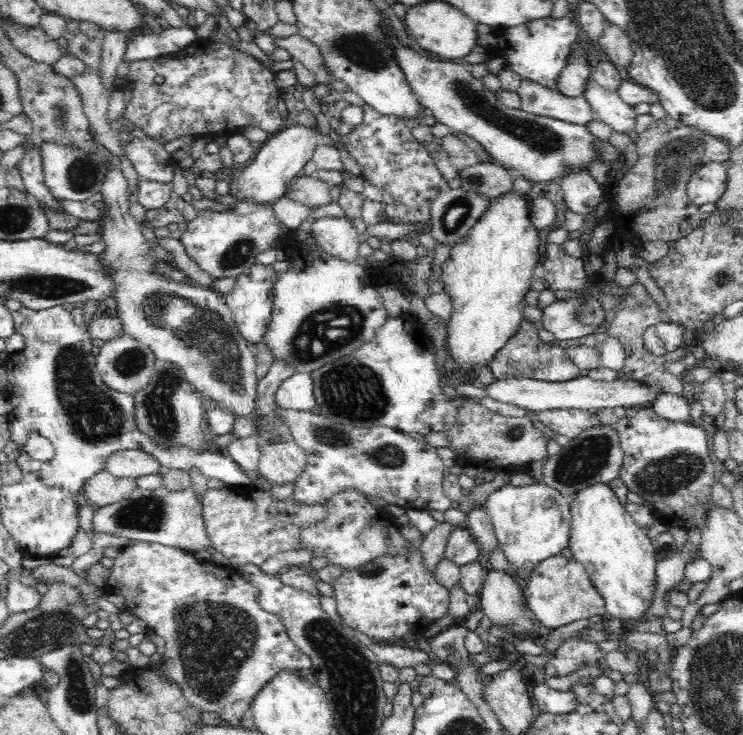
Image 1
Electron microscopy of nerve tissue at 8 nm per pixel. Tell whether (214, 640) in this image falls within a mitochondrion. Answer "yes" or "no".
yes

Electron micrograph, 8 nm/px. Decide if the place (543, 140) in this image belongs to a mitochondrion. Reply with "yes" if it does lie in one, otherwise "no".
yes

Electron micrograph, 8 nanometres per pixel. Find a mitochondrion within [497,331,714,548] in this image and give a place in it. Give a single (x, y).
(666, 476)

